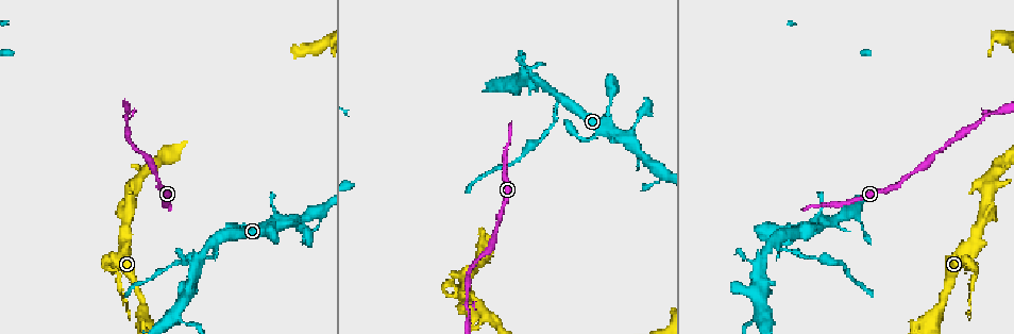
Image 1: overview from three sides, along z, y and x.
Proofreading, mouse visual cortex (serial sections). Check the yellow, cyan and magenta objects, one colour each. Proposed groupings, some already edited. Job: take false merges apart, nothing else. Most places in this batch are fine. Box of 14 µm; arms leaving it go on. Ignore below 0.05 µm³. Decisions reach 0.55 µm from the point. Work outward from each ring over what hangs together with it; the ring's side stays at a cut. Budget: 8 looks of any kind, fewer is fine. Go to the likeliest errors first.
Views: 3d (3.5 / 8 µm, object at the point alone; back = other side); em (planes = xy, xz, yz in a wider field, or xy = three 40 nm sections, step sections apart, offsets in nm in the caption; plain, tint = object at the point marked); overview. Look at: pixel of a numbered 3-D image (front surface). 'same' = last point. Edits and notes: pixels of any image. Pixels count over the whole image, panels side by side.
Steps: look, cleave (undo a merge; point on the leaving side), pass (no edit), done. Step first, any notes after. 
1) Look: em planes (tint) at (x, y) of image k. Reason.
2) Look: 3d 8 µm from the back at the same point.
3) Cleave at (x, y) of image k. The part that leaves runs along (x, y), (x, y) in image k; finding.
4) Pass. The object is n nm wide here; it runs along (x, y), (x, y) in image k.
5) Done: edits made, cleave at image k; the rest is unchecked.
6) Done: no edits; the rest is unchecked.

Look: 3d 3.5 µm at (559, 98) of image 1. Sharp bend.

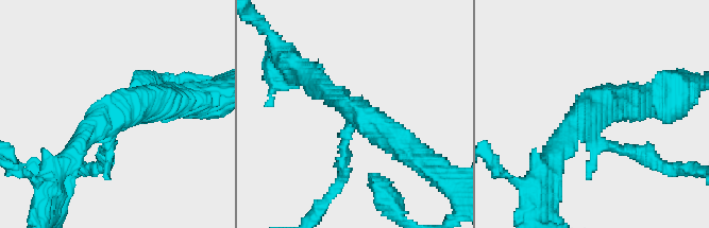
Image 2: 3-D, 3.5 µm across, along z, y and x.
Look: em xy step 1 (tint) at (116, 123) of image 2.

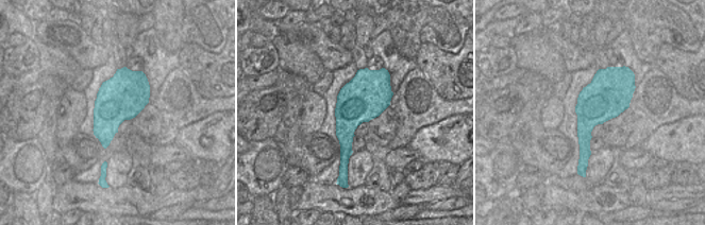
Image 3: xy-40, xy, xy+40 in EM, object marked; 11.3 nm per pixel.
Cleave at (653, 161) of image 2. The part that leaves runs along (612, 144), (696, 171) in image 2; a second cell is stuck on.

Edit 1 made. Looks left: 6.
Look: 3d 3.5 µm at (756, 282) of image 1. Two arms in line, one across.

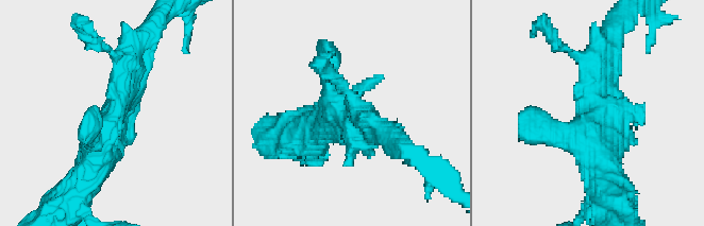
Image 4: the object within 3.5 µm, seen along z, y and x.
Look: em xy step 1 (tint) at (110, 116) of image 4.

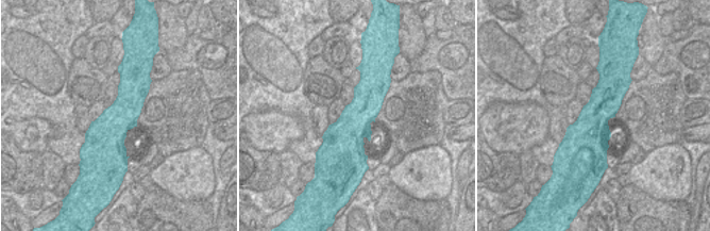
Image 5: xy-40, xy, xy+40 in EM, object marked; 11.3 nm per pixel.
Look: em planes (tint) at the same point. Cut it another way.

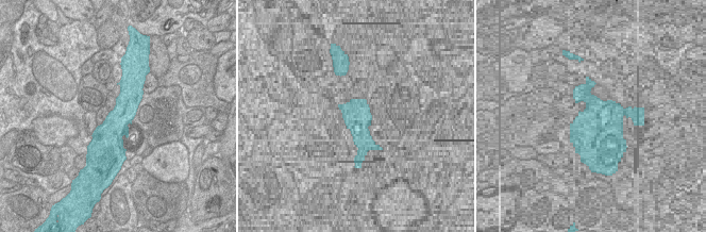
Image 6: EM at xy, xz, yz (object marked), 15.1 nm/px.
Pass. The object is 440 nm wide here; it runs along (132, 51), (86, 178) in image 4; one cell here.

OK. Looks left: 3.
Look: 3d 3.5 µm at (467, 319) of image 1. Sudden change in width.

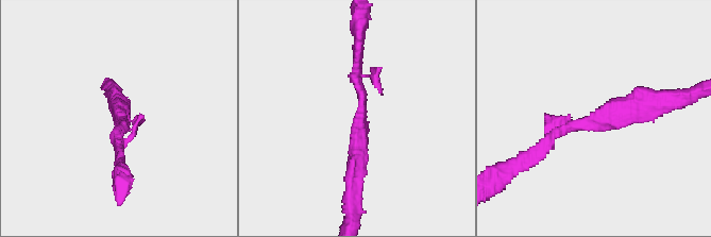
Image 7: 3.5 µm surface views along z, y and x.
Look: em planes (tint) at (601, 119) of image 7.

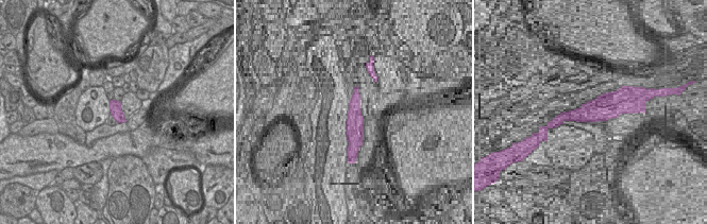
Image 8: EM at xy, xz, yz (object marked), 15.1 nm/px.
Pass. The object is 190 nm wide here; it runs along (544, 144), (645, 95) in image 7; continuous, no second cell.

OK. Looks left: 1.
Done: edits made, cleave at image 2; the rest is unchecked.

